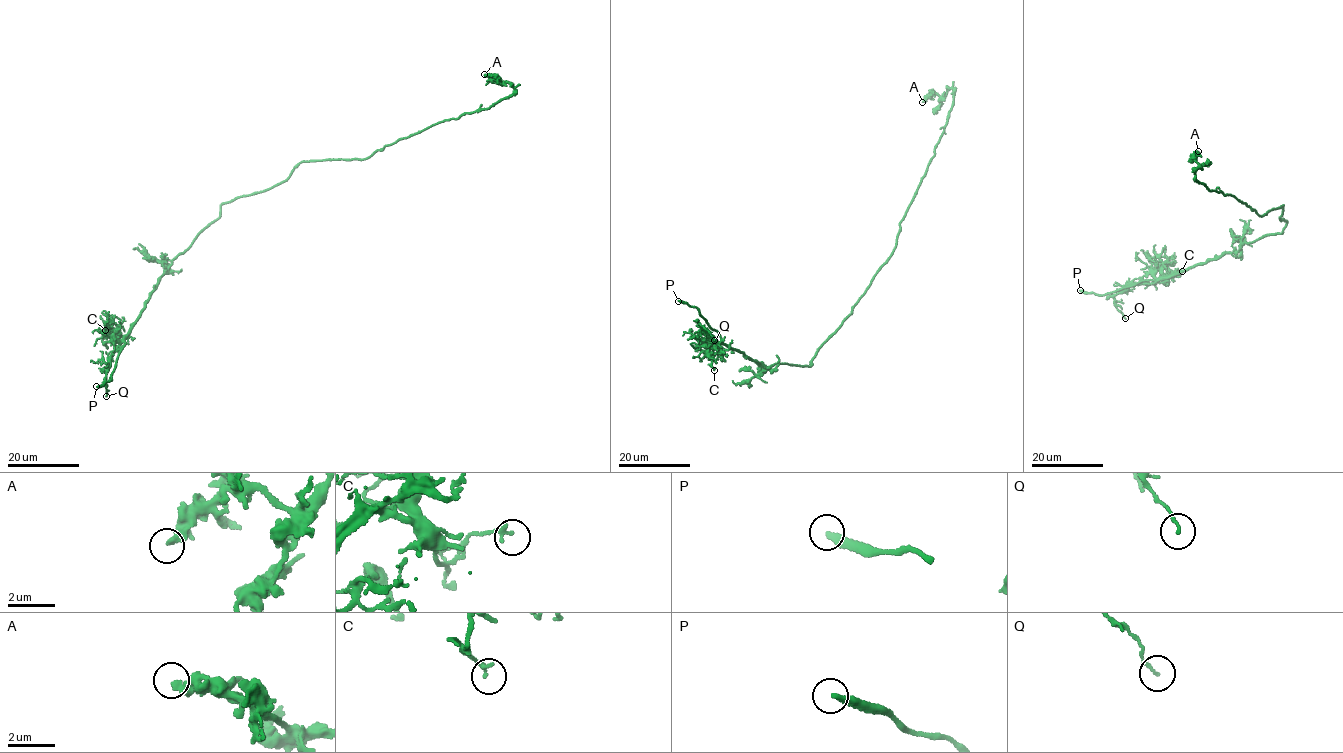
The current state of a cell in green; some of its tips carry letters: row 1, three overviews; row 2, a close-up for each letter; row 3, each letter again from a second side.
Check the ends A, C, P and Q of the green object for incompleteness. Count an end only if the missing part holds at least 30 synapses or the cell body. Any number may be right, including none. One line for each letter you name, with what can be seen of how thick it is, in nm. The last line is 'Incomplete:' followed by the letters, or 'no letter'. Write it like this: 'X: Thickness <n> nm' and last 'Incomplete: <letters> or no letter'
P: Thickness 280 nm
Incomplete: P

